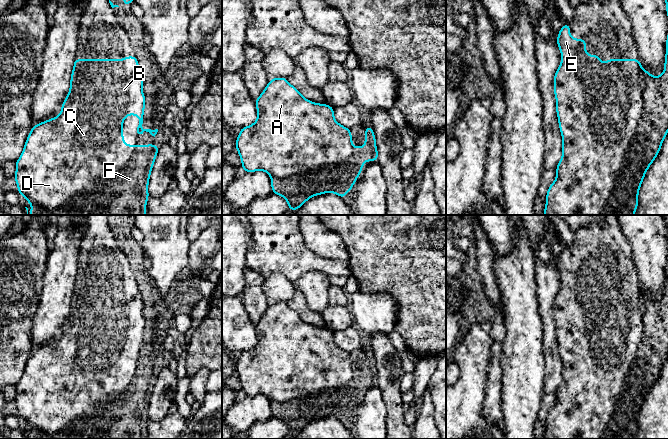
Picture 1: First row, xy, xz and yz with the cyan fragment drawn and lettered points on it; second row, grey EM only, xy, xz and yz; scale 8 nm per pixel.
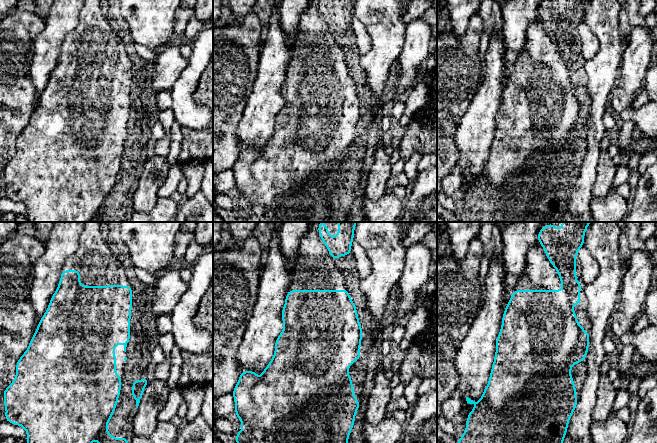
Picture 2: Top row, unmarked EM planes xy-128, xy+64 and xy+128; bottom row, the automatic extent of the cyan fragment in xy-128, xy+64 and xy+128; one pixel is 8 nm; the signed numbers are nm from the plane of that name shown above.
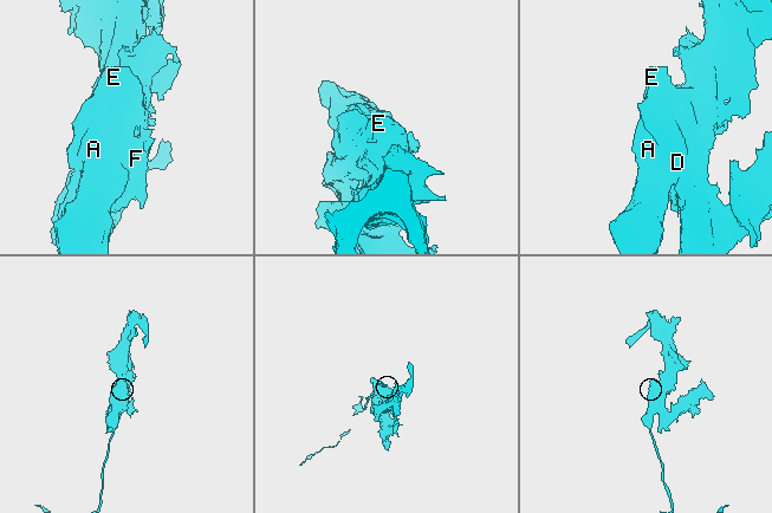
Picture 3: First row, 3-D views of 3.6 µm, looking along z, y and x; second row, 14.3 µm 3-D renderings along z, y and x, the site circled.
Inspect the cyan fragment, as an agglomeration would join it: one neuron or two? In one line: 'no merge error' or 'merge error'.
merge error

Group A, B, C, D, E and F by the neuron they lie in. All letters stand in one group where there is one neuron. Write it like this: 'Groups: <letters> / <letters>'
Groups: A D / B C E F

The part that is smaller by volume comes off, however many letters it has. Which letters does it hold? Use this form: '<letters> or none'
A, D

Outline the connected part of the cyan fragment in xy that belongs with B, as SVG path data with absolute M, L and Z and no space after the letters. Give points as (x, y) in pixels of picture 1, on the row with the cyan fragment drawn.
M136 56L110 60L75 58L70 90L62 103L60 114L32 127L27 140L37 148L28 148L31 156L21 155L19 162L30 158L37 160L38 155L62 155L65 163L88 170L89 164L93 166L97 155L97 130L123 129L123 119L130 114L138 116L138 134L146 131L155 137L158 129L142 128L145 108L142 86L143 74Z

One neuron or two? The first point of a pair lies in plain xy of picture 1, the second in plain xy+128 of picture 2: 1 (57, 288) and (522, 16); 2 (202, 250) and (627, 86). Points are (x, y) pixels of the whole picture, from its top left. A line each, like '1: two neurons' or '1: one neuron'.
1: two neurons
2: one neuron

